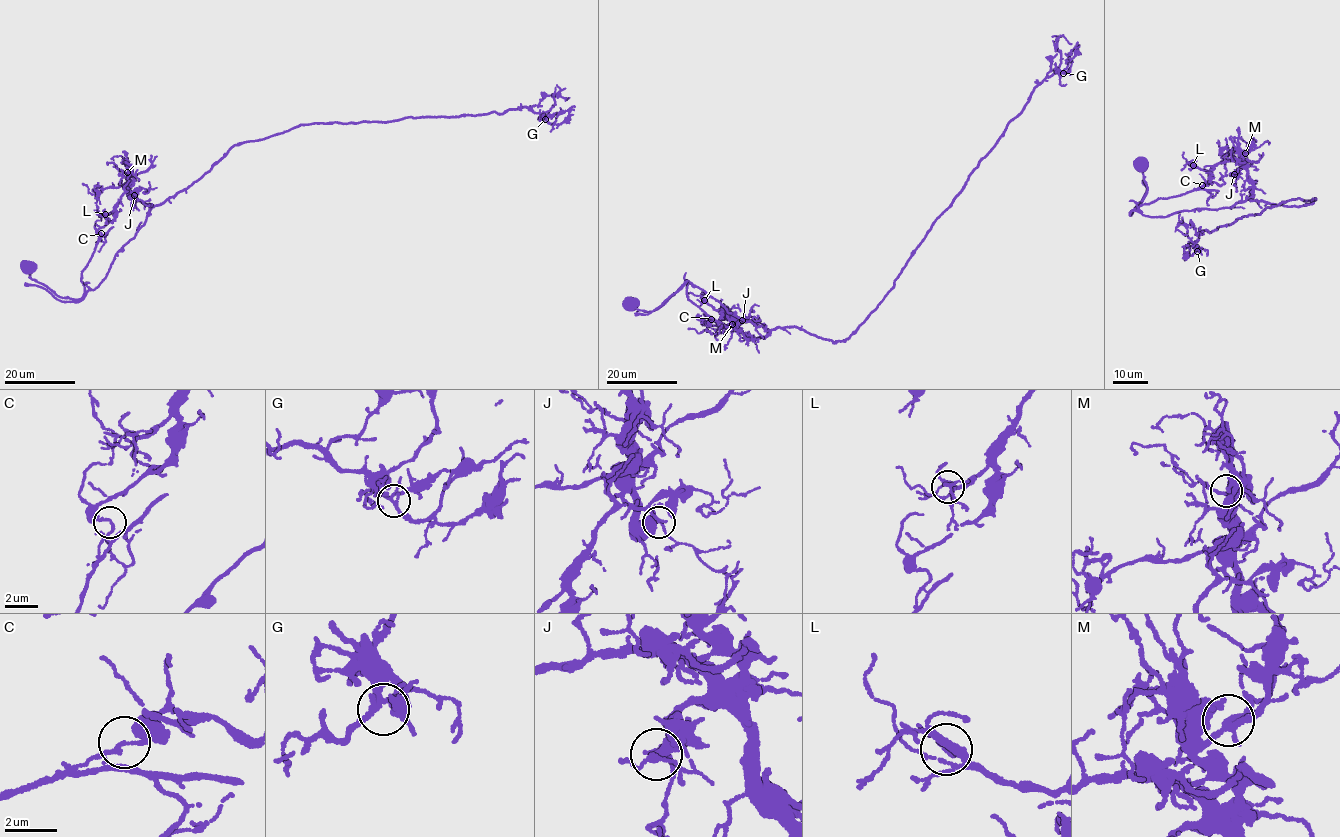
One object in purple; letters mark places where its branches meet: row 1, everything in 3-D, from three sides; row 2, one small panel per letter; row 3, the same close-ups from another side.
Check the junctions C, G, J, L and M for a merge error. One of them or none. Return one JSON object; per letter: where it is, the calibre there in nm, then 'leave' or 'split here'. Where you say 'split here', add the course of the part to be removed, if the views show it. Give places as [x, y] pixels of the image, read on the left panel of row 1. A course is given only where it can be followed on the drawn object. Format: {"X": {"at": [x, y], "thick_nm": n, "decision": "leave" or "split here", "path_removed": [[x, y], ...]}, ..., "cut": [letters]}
{"C": {"at": [101, 233], "thick_nm": 150, "decision": "split here", "path_removed": [[101, 233], [81, 273], [85, 289], [82, 297], [59, 296], [37, 282], [28, 271], [28, 261]]}, "G": {"at": [545, 119], "thick_nm": 200, "decision": "leave"}, "J": {"at": [134, 195], "thick_nm": 150, "decision": "leave"}, "L": {"at": [105, 214], "thick_nm": 280, "decision": "leave"}, "M": {"at": [127, 172], "thick_nm": 200, "decision": "leave"}, "cut": ["C"]}

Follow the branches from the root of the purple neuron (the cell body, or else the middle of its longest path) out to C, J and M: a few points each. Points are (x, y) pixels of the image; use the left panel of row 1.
C: (29, 266), (29, 276), (33, 279), (60, 296), (79, 298), (84, 290), (81, 274), (101, 233)
J: (29, 266), (30, 277), (55, 294), (82, 297), (81, 274), (98, 230), (114, 218), (122, 185), (134, 195)
M: (29, 266), (30, 277), (55, 294), (82, 297), (81, 274), (98, 230), (114, 218), (127, 172)

